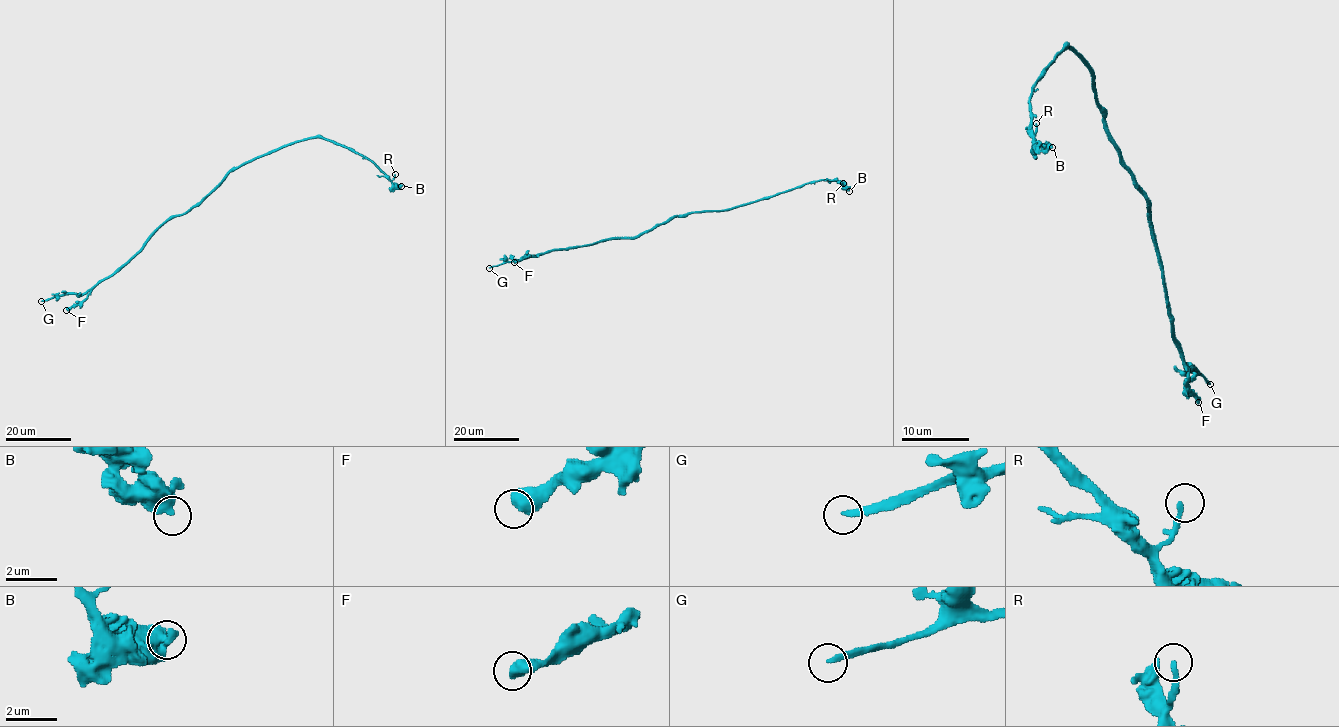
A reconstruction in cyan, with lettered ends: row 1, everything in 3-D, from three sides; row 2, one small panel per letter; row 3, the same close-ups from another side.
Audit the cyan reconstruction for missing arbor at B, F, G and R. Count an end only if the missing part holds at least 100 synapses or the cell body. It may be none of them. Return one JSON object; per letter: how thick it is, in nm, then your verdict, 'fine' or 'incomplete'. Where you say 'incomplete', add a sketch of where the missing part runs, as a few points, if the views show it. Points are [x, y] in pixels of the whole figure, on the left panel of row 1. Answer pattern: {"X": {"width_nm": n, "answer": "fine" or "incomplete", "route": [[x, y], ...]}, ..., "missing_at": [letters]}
{"B": {"width_nm": 400, "answer": "fine"}, "F": {"width_nm": 600, "answer": "fine"}, "G": {"width_nm": 190, "answer": "incomplete", "route": [[41, 301], [28, 298], [21, 285], [10, 278]]}, "R": {"width_nm": 200, "answer": "fine"}, "missing_at": ["G"]}

